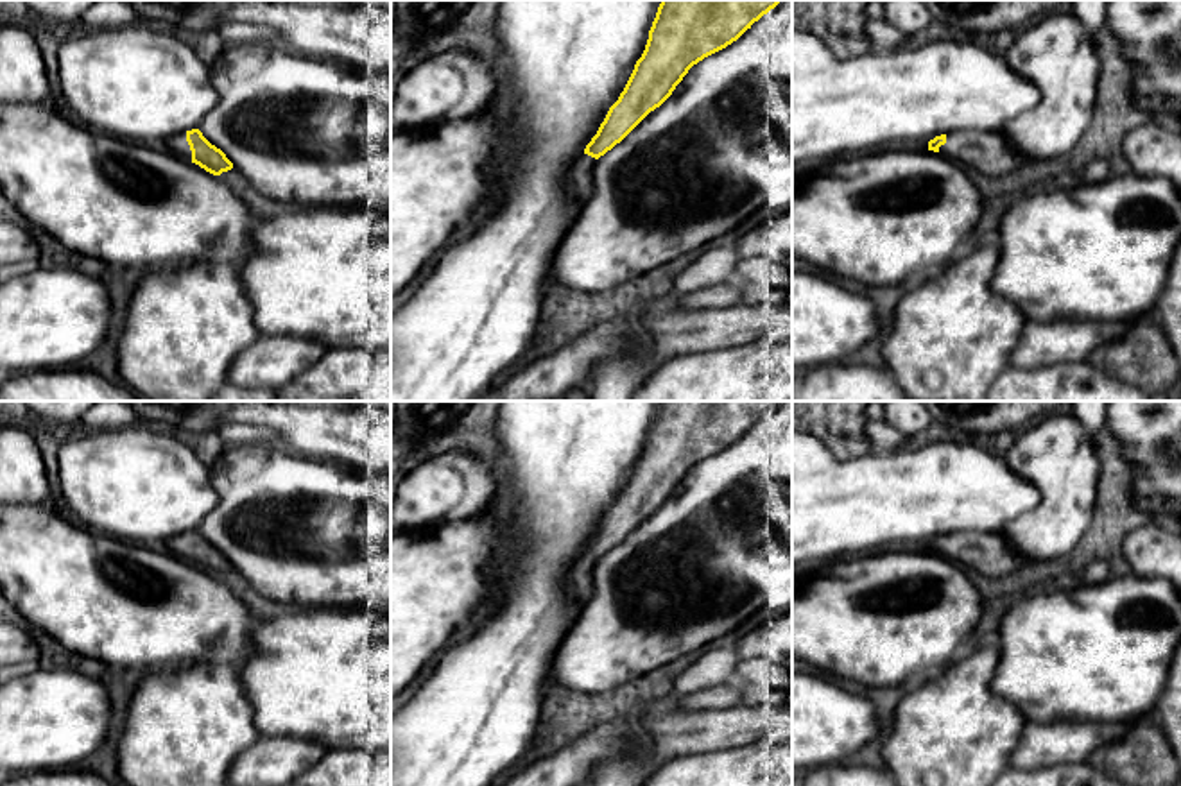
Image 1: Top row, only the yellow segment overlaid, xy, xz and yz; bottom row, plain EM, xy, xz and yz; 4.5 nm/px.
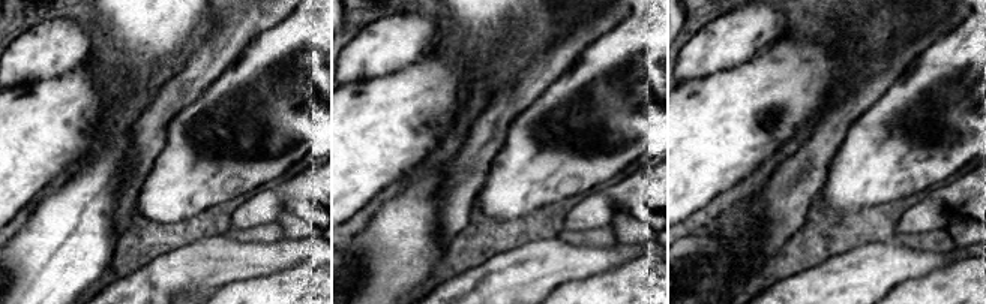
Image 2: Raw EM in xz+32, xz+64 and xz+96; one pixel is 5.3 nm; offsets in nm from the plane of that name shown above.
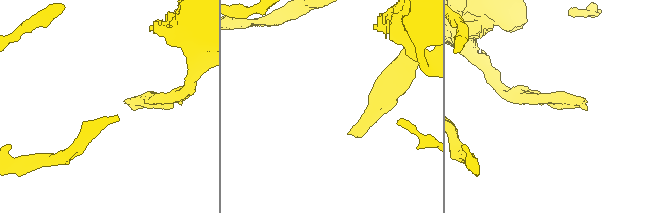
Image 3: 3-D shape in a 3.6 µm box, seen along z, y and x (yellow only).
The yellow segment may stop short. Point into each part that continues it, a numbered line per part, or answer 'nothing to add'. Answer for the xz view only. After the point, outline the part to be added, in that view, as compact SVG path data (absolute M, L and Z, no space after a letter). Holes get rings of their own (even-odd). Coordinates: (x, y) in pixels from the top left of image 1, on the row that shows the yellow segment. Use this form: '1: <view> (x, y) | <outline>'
1: xz (583, 172) | M584 154L573 167L572 172L572 186L575 190L575 195L579 199L579 206L582 206L593 190L593 167L597 159Z

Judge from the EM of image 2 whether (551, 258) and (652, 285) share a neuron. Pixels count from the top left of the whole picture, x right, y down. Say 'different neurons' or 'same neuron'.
different neurons

